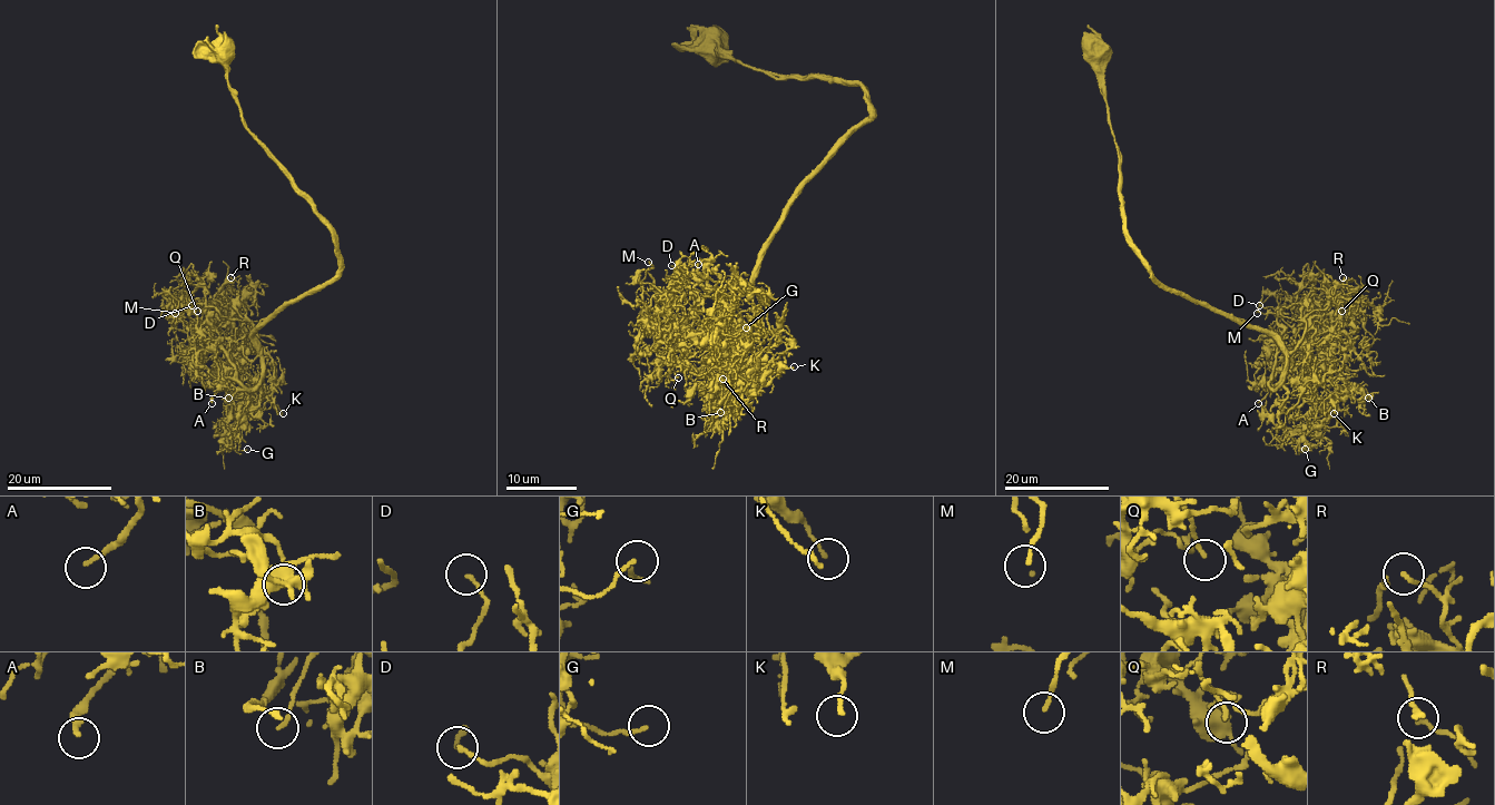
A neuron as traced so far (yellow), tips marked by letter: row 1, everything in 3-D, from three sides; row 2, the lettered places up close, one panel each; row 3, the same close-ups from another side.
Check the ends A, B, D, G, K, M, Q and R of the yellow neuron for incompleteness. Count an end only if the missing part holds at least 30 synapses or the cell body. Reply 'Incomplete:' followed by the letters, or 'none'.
Incomplete: A

